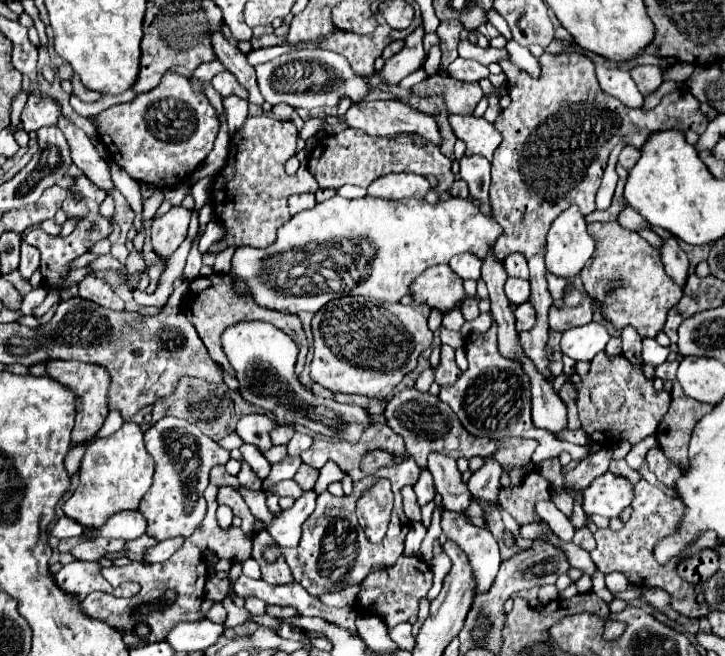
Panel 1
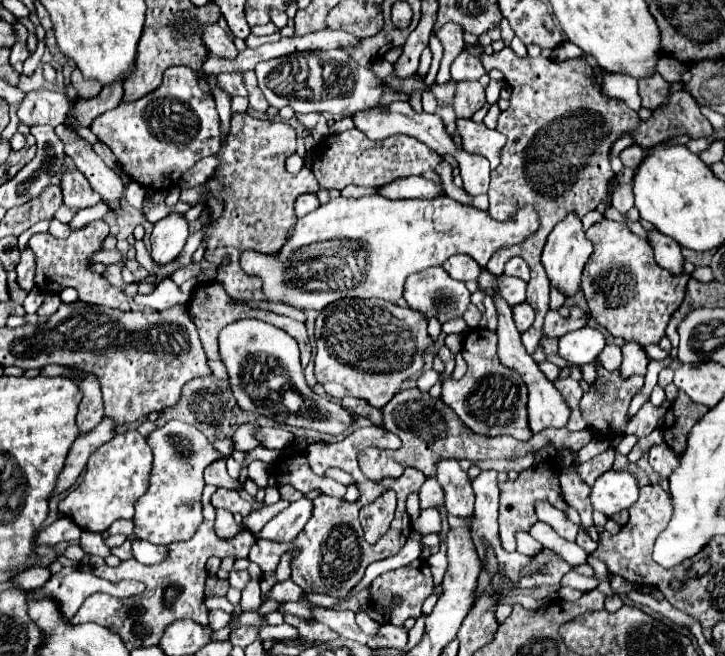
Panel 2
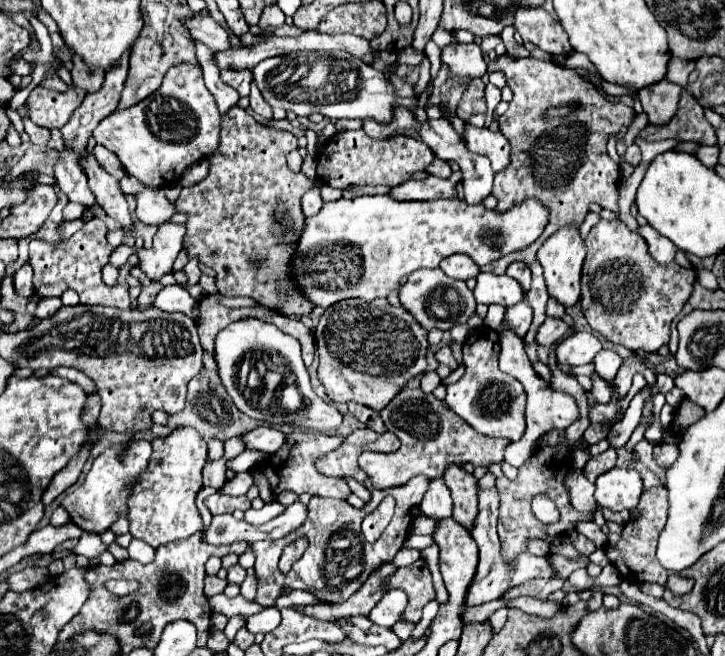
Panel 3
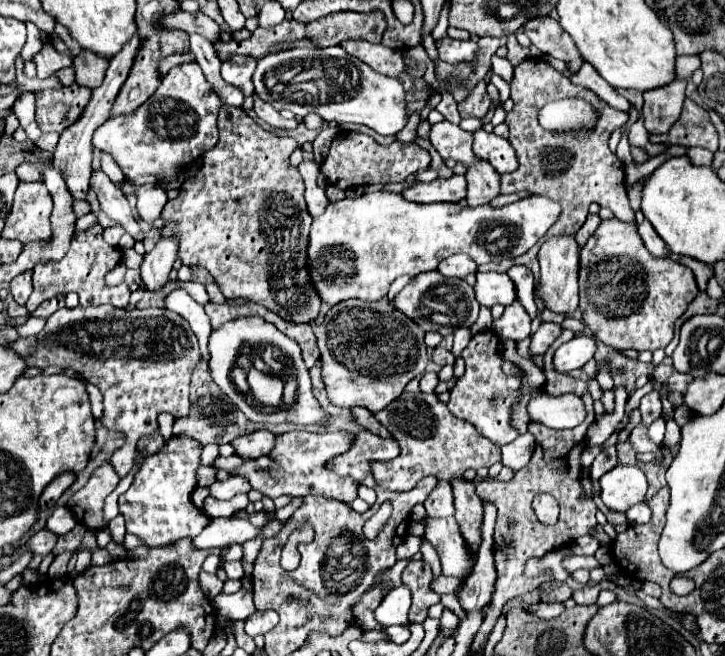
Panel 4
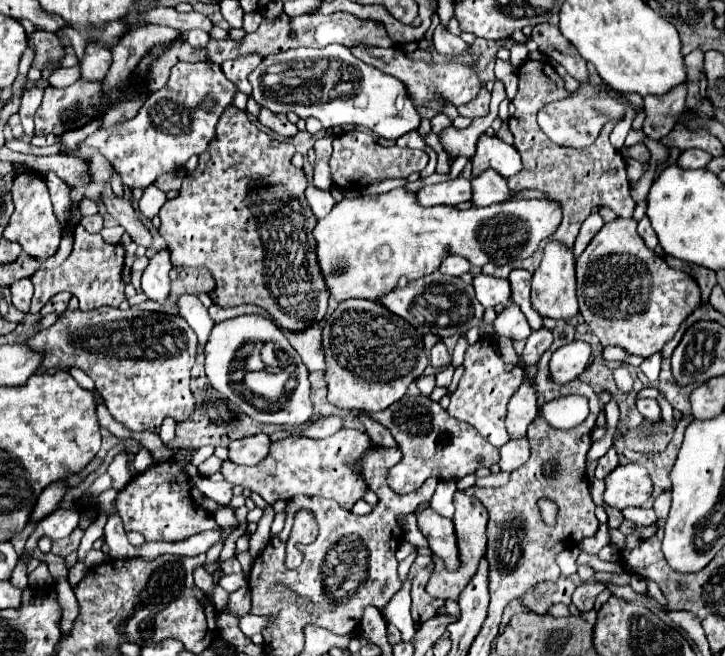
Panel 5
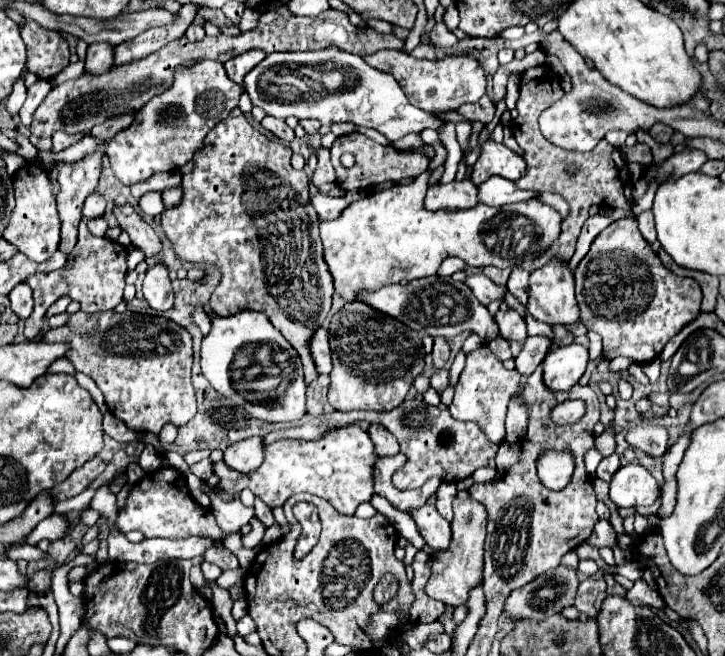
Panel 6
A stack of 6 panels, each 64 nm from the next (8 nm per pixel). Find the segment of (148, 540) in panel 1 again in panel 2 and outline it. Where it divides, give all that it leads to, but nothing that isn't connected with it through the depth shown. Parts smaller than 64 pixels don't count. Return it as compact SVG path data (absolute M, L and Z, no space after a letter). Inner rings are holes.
M128 538L120 548L114 548L114 550L112 550L112 554L114 554L114 556L118 556L120 560L134 558L134 556L132 556L132 542L134 542L134 540L140 540L140 538Z

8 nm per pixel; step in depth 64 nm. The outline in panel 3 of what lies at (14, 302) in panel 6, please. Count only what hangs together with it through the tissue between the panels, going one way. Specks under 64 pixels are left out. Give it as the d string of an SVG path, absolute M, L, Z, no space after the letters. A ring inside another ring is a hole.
M24 264L16 274L14 274L14 288L22 296L32 296L32 268L30 264Z

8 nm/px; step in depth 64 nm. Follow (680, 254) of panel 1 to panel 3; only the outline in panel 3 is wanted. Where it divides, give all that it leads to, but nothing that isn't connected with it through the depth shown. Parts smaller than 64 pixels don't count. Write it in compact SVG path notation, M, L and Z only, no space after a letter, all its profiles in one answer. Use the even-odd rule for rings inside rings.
M640 226L640 234L642 238L648 242L648 248L650 248L650 254L652 258L658 262L658 264L670 264L674 262L676 258L676 252L678 248L674 248L674 244L670 244L670 240L662 238L652 226Z

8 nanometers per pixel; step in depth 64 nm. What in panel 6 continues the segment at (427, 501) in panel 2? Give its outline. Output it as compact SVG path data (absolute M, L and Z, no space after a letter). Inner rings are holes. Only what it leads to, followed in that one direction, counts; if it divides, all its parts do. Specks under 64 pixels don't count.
M442 482L440 488L438 488L438 492L436 492L436 510L448 522L452 520L452 500L454 500L454 492L456 492L456 484L454 482Z

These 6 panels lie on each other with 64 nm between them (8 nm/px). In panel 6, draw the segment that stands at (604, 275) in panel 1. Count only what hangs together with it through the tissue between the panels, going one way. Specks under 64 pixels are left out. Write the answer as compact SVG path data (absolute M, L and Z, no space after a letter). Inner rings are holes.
M620 218L602 230L576 266L574 280L580 318L588 330L602 336L608 360L628 356L642 364L656 358L664 344L700 312L698 282L676 276L660 262L650 244L642 240L636 218Z

